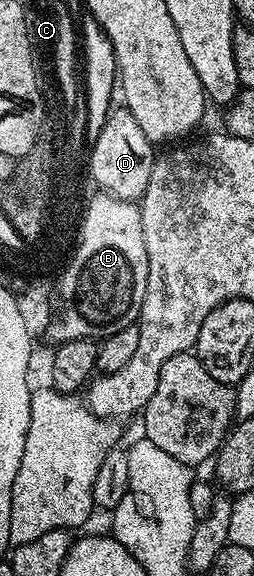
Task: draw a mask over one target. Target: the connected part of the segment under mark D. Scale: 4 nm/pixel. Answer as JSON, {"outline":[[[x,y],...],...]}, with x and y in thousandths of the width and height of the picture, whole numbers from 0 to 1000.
{"outline":[[[492,188],[437,189],[409,208],[390,240],[350,255],[346,292],[362,299],[354,313],[390,332],[437,337],[449,344],[484,344],[492,351],[555,345],[583,326],[583,306],[598,306],[598,285],[614,273],[610,248],[567,236],[535,201]]]}

